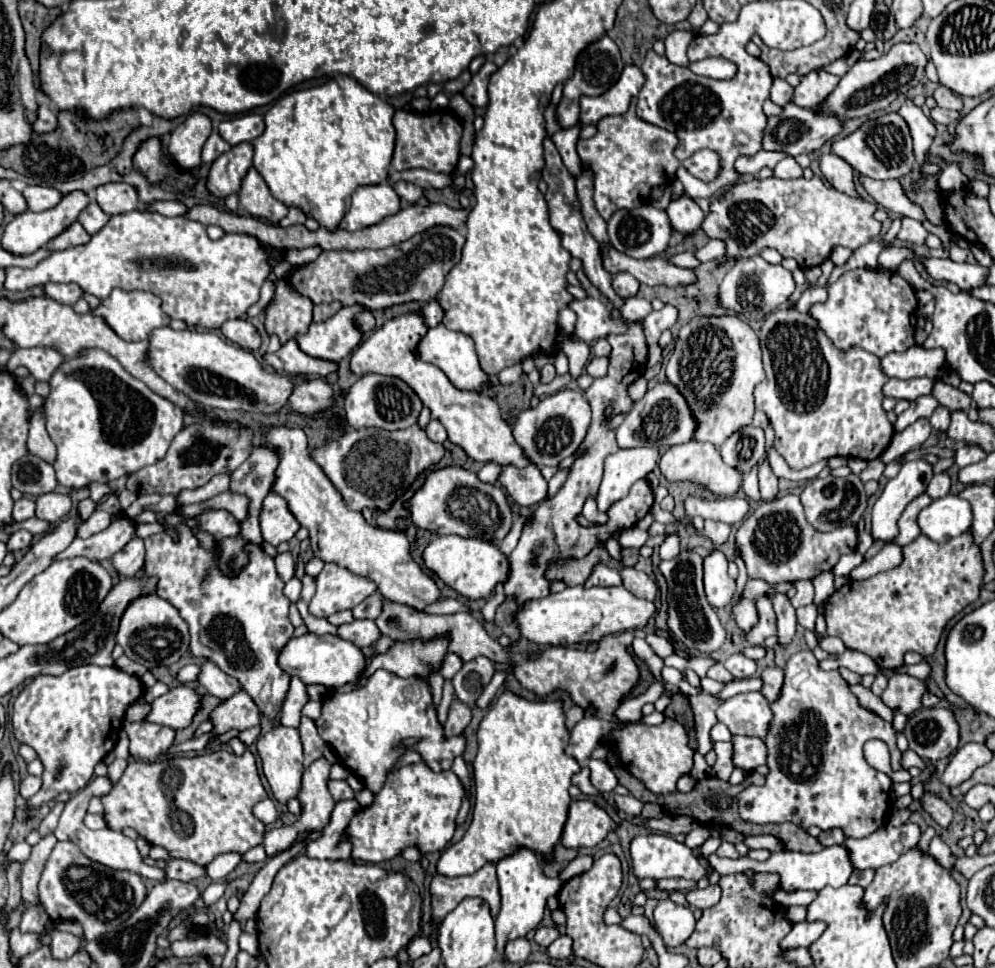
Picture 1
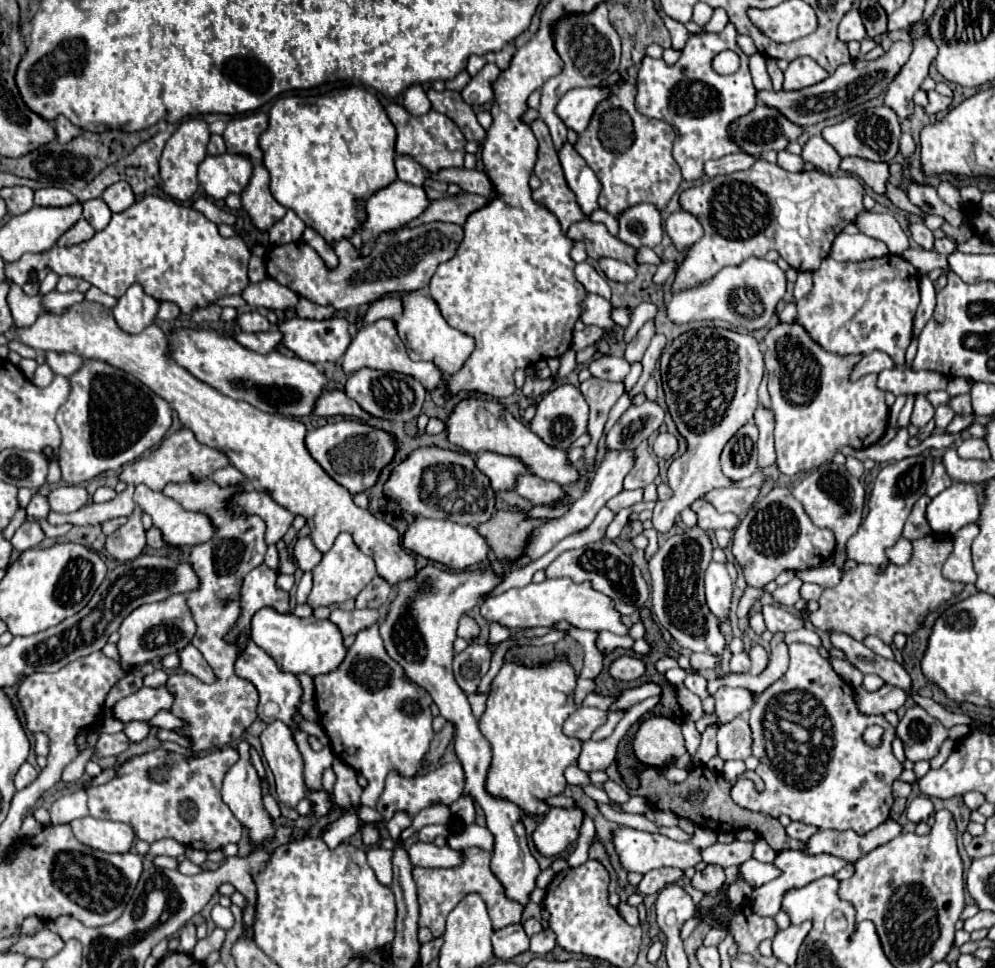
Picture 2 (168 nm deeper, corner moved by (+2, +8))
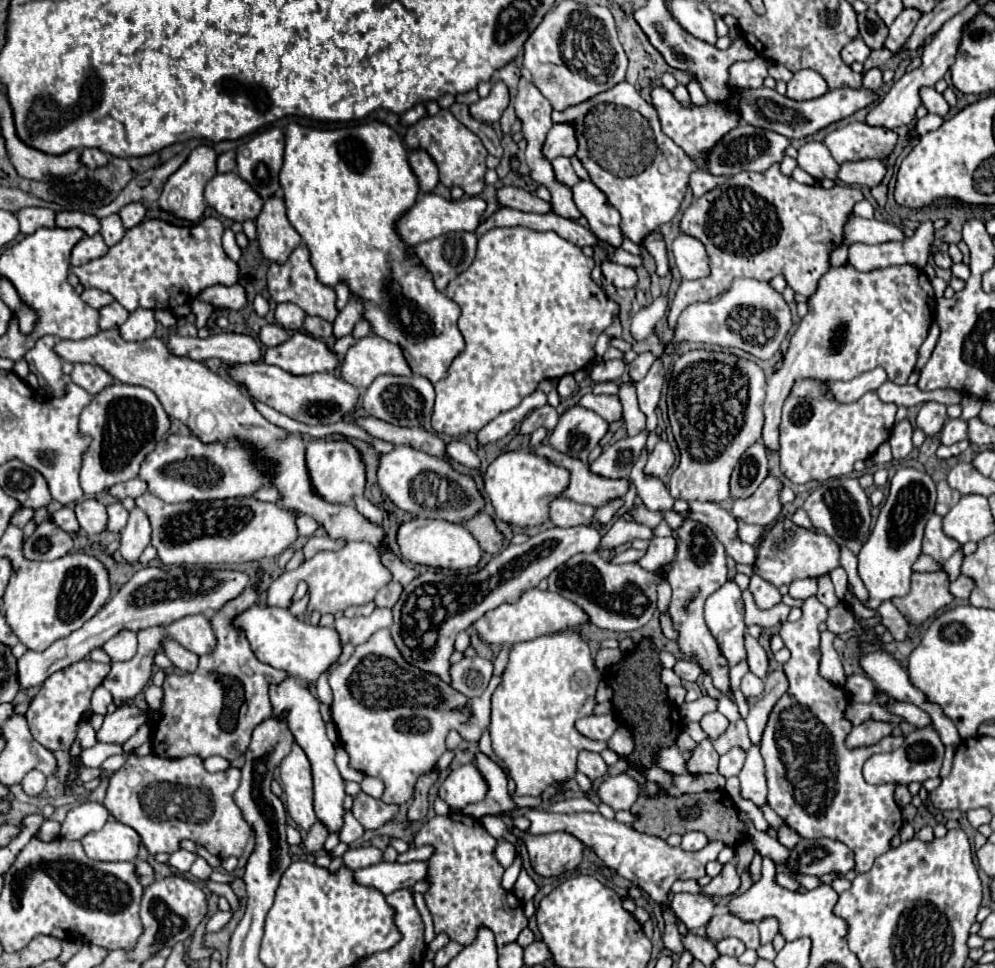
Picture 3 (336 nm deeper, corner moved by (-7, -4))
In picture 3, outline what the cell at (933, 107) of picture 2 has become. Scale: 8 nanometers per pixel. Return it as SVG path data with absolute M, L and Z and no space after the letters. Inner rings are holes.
M933 87L921 89L921 101L923 101L923 105L927 107L929 113L935 113L935 115L941 115L941 117L945 117L951 109L949 103L943 99L943 95L939 95Z

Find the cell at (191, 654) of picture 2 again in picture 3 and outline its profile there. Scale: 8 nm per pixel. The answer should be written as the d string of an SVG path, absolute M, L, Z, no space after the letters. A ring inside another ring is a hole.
M163 641L163 647L165 647L165 655L173 661L175 667L183 669L185 673L197 669L197 659L199 657L193 655L191 651L183 649L179 643L175 643L175 641Z

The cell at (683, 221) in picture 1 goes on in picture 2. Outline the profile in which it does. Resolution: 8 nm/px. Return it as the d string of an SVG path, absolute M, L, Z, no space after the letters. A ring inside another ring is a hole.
M686 211L672 213L664 221L664 229L678 251L686 251L702 239L702 227L698 219L694 215L688 215Z

